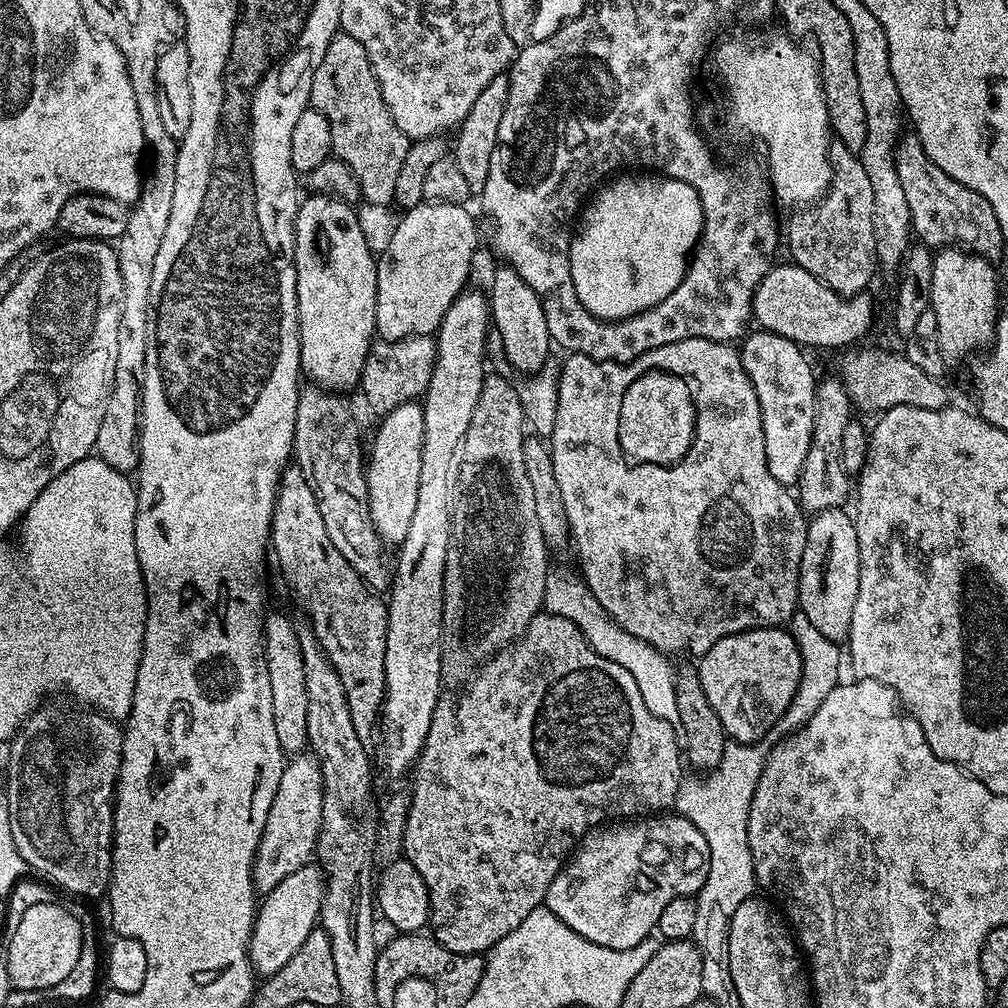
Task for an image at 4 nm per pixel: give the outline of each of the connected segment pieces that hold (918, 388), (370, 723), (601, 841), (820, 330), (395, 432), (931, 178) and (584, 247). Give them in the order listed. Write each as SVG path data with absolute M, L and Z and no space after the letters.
M864 348L861 352L848 350L840 360L838 377L848 391L851 403L864 412L876 411L882 414L894 406L918 406L922 410L938 410L949 407L948 392L940 380L930 378L923 370L918 370L907 355L883 352L880 348Z
M289 466L281 472L275 497L270 537L274 560L276 556L285 582L292 587L297 602L308 615L307 623L320 649L342 682L350 712L345 718L348 733L354 738L365 764L376 770L386 752L386 740L390 738L390 721L380 713L386 686L388 605L361 580L354 566L334 550L314 490L310 490L300 468Z
M664 810L635 822L612 822L585 836L578 851L558 874L550 907L559 914L562 922L566 922L566 926L570 926L570 930L582 934L586 942L594 942L594 946L602 950L630 950L655 933L658 917L670 902L697 901L709 881L709 871L710 847L702 834L702 826L681 812Z
M795 262L777 263L762 278L752 299L752 314L765 332L782 334L805 349L847 349L860 340L872 324L872 300L868 294L840 296L830 286L818 282L814 274L802 270Z
M413 402L411 404L403 404L394 410L390 410L387 416L379 421L380 429L376 432L376 437L372 440L372 452L370 448L370 455L366 460L366 471L368 474L368 505L370 506L370 518L372 519L372 527L376 529L380 535L381 541L385 545L392 544L398 546L406 538L406 530L410 530L410 522L414 518L414 506L418 503L418 477L422 470L422 434L424 433L424 410L419 403Z
M901 135L900 144L896 147L896 169L898 170L898 182L902 182L902 190L906 190L906 202L910 202L912 230L915 239L921 245L933 250L959 246L993 262L999 261L999 256L1004 252L1006 238L1000 229L1000 219L994 214L990 202L986 202L986 198L982 198L982 194L954 182L950 178L950 174L946 174L938 166L934 166L934 162L930 162L922 142L916 135Z
M620 174L609 179L583 205L582 219L579 221L578 231L573 235L572 245L570 246L570 278L574 278L574 290L578 293L578 299L582 301L582 306L586 306L586 310L598 317L599 320L615 320L617 322L658 306L658 302L662 302L662 298L674 294L674 290L682 282L685 272L688 271L688 261L693 255L703 228L704 211L694 186L690 186L681 180L671 180L663 174Z

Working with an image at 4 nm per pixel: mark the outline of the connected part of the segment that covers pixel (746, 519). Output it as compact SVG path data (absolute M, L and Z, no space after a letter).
M686 338L682 342L670 342L666 346L658 346L654 350L644 352L641 356L633 356L626 364L615 364L613 360L591 360L585 356L569 355L562 366L557 396L557 418L553 434L550 437L554 478L558 481L558 491L562 494L562 503L566 506L566 522L574 548L576 544L576 556L580 559L580 572L584 575L581 576L583 583L587 584L594 594L594 598L598 598L602 610L606 610L606 614L610 614L610 618L615 624L622 626L622 630L634 634L634 638L642 638L642 642L654 646L659 652L665 654L689 652L693 658L699 658L706 654L706 650L710 650L710 646L714 646L714 642L718 642L730 634L738 634L751 628L775 628L791 621L792 617L796 615L800 603L800 563L802 554L806 550L808 520L797 497L785 485L780 484L778 478L774 478L774 474L770 474L770 466L766 466L766 438L762 430L762 410L758 406L758 394L742 366L740 350L735 343L711 340L710 338Z

